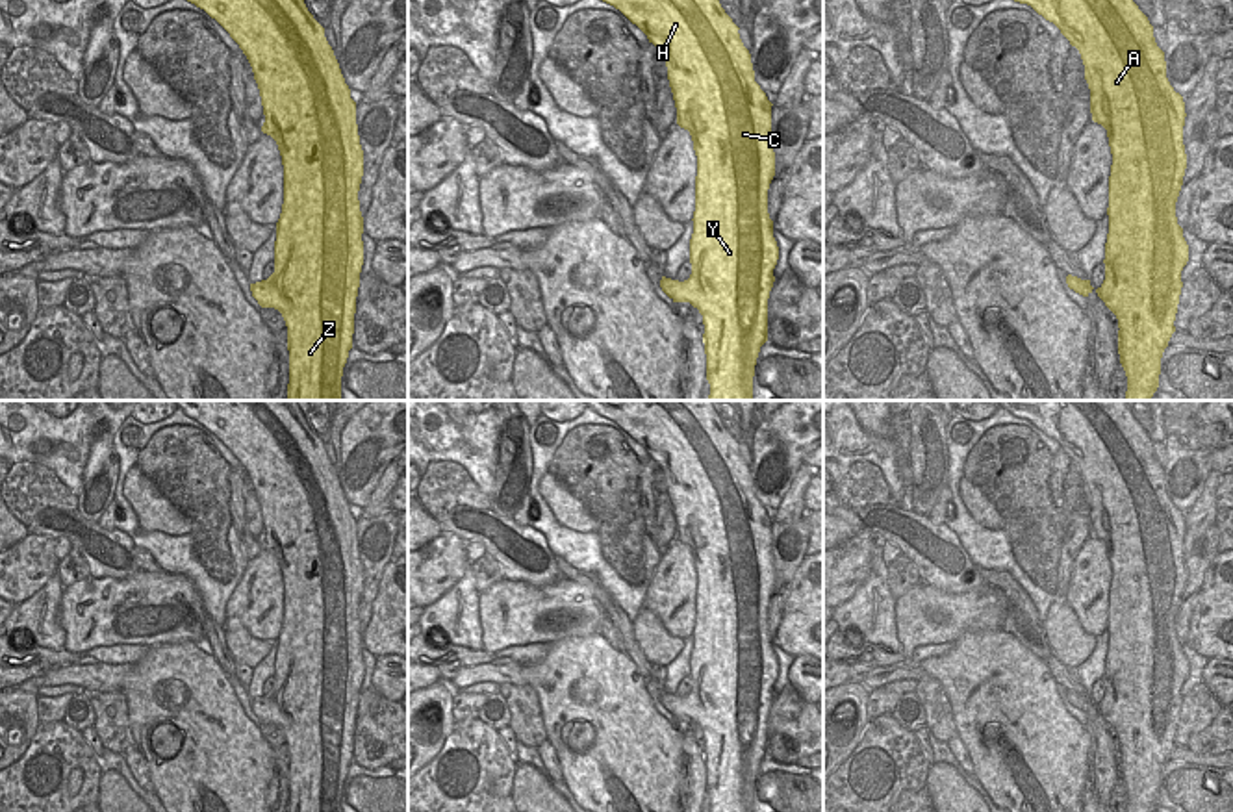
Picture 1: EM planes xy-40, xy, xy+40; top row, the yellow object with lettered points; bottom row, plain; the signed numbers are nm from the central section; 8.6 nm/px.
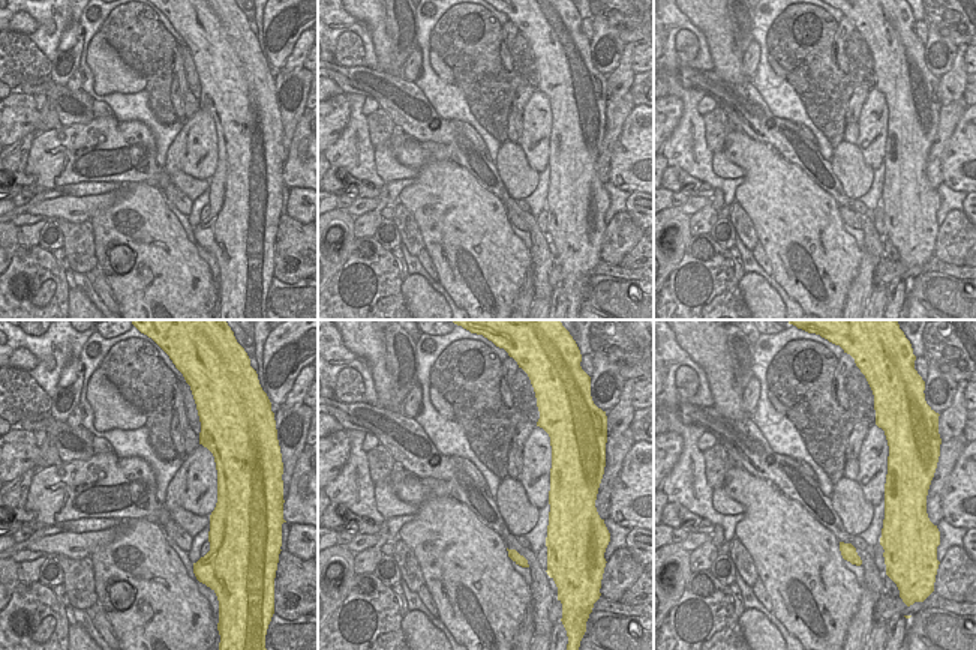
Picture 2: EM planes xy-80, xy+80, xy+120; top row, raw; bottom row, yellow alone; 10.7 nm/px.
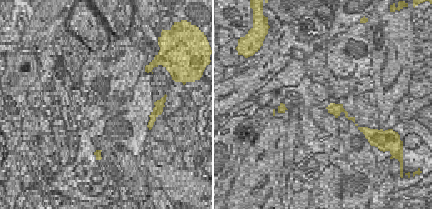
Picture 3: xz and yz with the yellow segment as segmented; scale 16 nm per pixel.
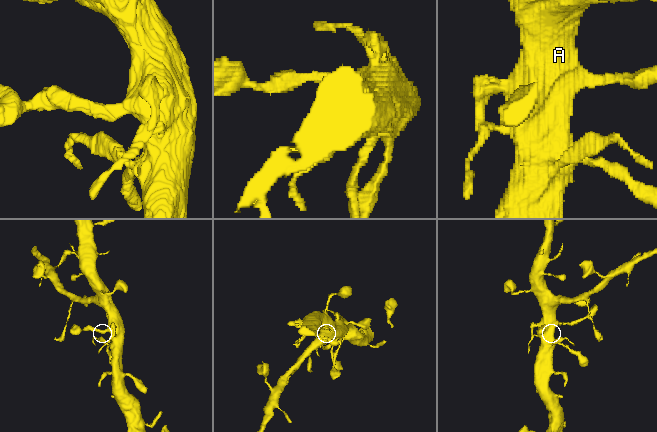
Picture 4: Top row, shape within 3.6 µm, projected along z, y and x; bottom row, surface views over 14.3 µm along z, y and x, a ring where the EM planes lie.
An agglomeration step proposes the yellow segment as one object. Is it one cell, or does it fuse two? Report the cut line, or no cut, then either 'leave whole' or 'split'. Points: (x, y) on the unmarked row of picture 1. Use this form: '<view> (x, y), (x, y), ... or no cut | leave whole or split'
no cut | leave whole

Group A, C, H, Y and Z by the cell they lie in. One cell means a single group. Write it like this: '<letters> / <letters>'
A C H Y Z

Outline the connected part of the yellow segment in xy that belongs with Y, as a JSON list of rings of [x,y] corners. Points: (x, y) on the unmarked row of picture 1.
[[[586,400],[619,425],[664,471],[677,523],[677,539],[690,547],[697,571],[692,690],[679,697],[662,691],[673,717],[690,717],[703,730],[708,812],[753,812],[760,762],[768,756],[768,714],[779,662],[768,628],[775,591],[771,517],[755,497],[751,469],[738,441],[710,400]]]

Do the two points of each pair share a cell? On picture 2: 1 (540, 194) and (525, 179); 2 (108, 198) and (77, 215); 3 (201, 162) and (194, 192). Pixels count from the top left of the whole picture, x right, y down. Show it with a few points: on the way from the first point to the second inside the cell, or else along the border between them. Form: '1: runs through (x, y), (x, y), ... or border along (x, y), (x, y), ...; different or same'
1: border along (540, 173), (537, 186), (522, 198); different
2: runs through (101, 201), (84, 207); same
3: border along (171, 174), (183, 171), (207, 179); different

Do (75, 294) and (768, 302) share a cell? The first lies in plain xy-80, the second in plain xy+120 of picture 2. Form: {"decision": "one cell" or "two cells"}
{"decision": "one cell"}

